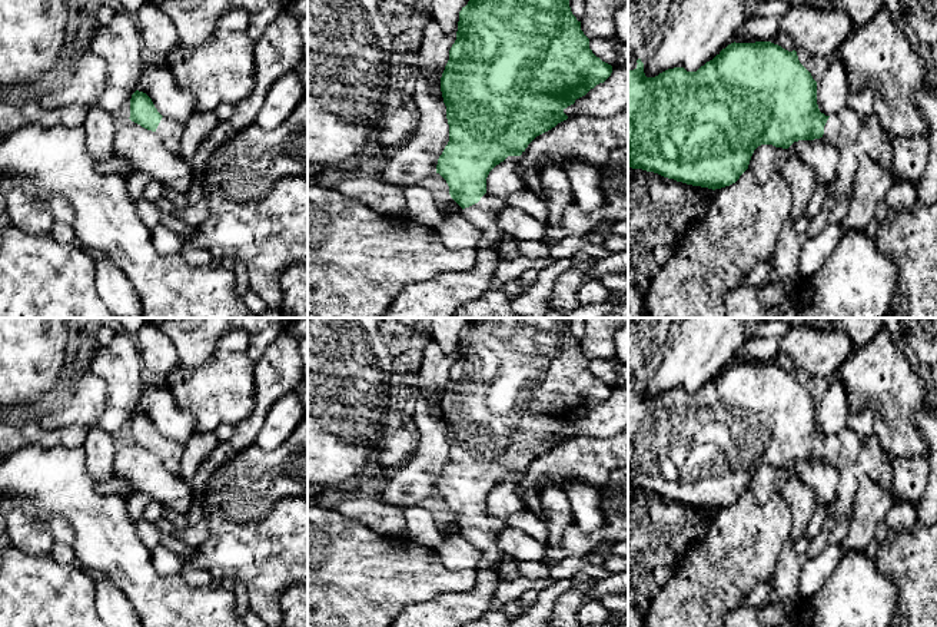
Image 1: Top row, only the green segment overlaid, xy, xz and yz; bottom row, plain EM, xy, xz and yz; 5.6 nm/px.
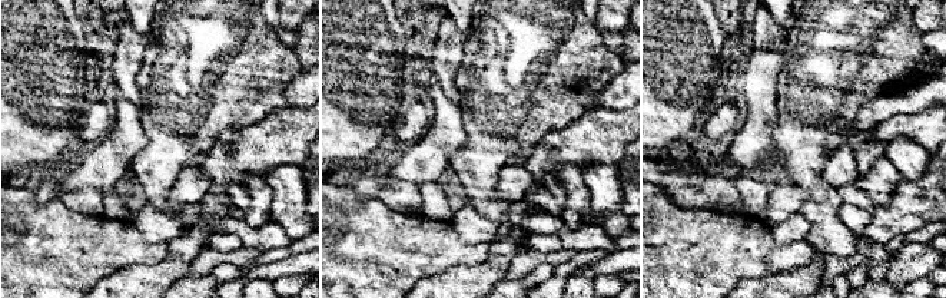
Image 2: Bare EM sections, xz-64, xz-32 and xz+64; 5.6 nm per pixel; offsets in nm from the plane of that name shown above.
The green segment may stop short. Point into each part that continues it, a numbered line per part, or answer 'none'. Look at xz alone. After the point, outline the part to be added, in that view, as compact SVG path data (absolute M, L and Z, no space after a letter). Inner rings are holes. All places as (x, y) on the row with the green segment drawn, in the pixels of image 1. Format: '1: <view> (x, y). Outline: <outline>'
1: xz (484, 215). Outline: M485 193L478 203L461 212L482 232L478 248L494 249L501 259L521 255L518 248L519 240L498 228L498 216L505 206L504 200Z

